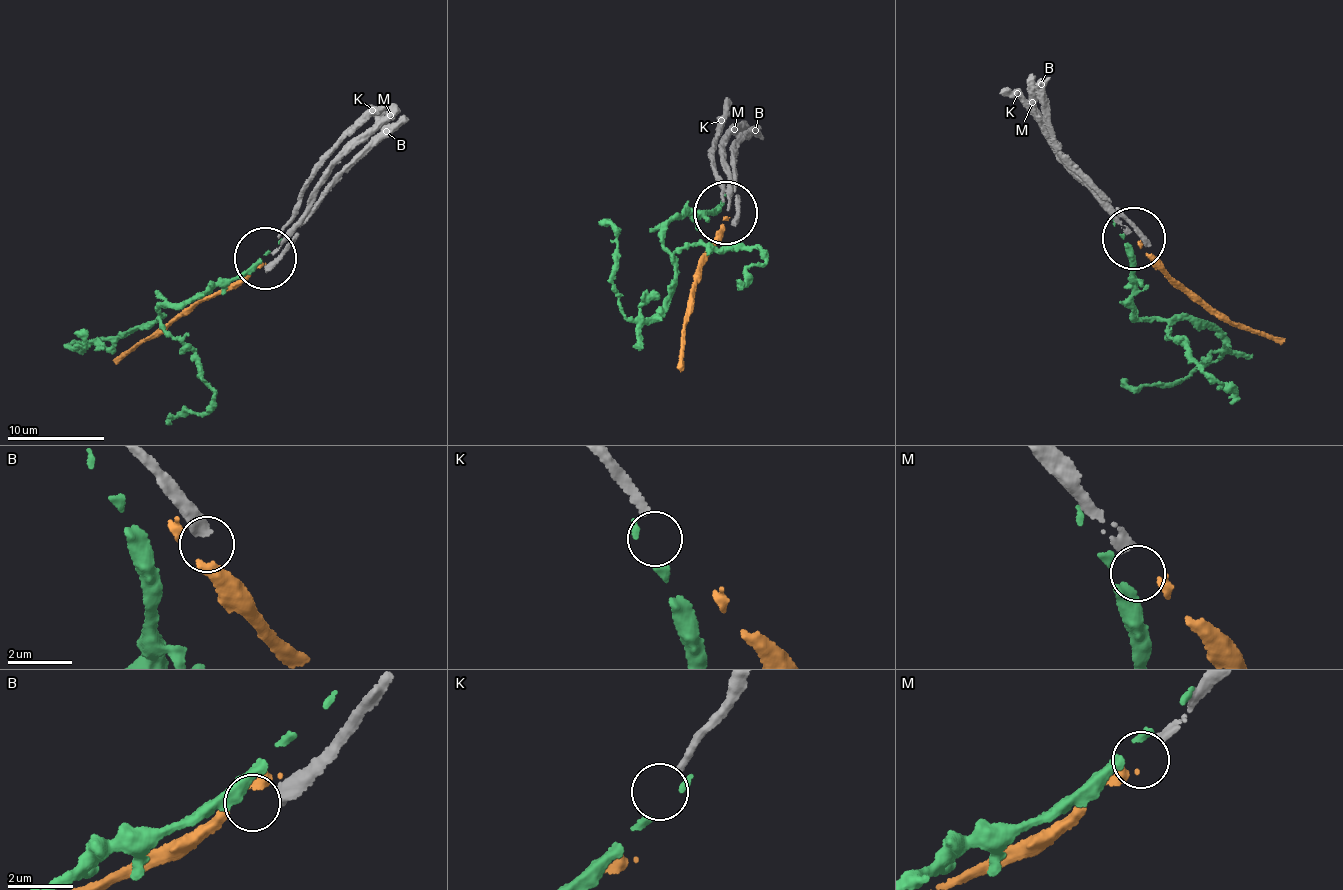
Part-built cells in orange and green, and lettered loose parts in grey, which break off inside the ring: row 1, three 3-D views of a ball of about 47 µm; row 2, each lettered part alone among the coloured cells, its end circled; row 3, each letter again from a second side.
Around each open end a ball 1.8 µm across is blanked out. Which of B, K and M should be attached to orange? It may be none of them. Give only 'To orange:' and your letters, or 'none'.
To orange: M

